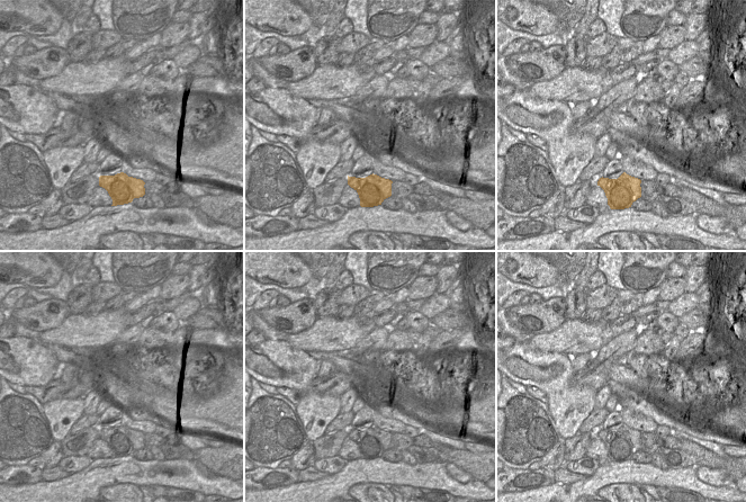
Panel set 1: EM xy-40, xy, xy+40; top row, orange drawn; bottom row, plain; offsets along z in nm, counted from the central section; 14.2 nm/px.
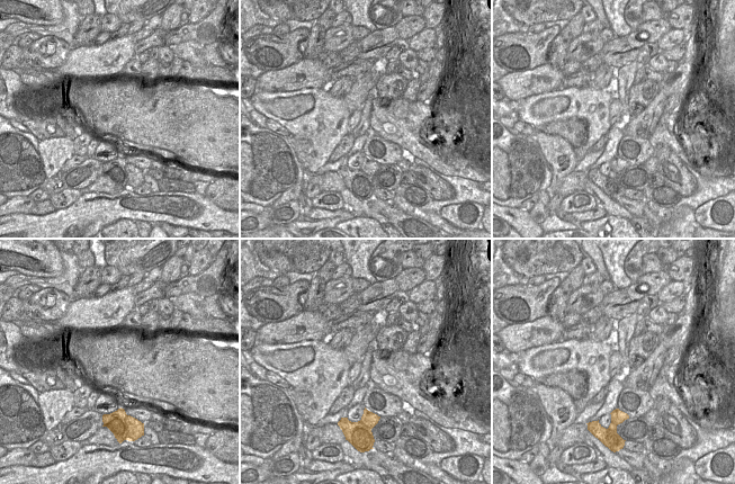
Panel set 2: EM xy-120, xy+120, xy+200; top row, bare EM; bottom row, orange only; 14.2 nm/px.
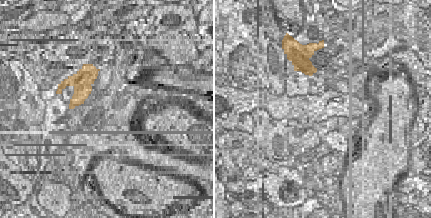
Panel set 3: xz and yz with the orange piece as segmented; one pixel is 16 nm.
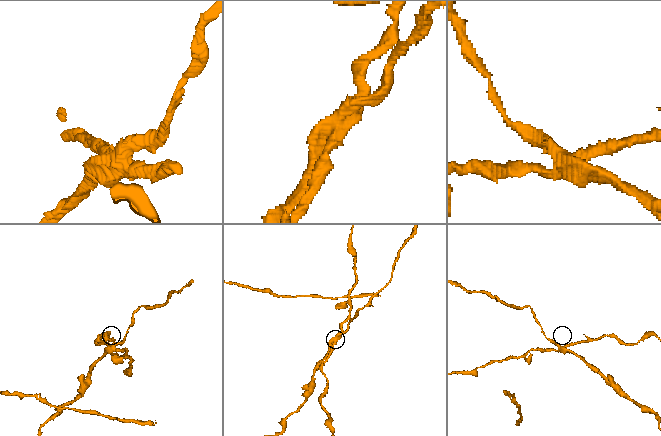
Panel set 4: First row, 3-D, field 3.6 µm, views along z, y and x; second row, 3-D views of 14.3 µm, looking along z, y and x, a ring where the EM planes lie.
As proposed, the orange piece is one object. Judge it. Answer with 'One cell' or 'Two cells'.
Two cells.

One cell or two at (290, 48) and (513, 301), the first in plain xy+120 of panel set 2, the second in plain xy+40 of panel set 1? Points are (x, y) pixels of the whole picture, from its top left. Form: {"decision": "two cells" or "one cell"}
{"decision": "two cells"}

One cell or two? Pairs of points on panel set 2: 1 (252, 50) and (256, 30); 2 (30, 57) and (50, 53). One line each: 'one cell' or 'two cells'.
1: two cells
2: one cell

